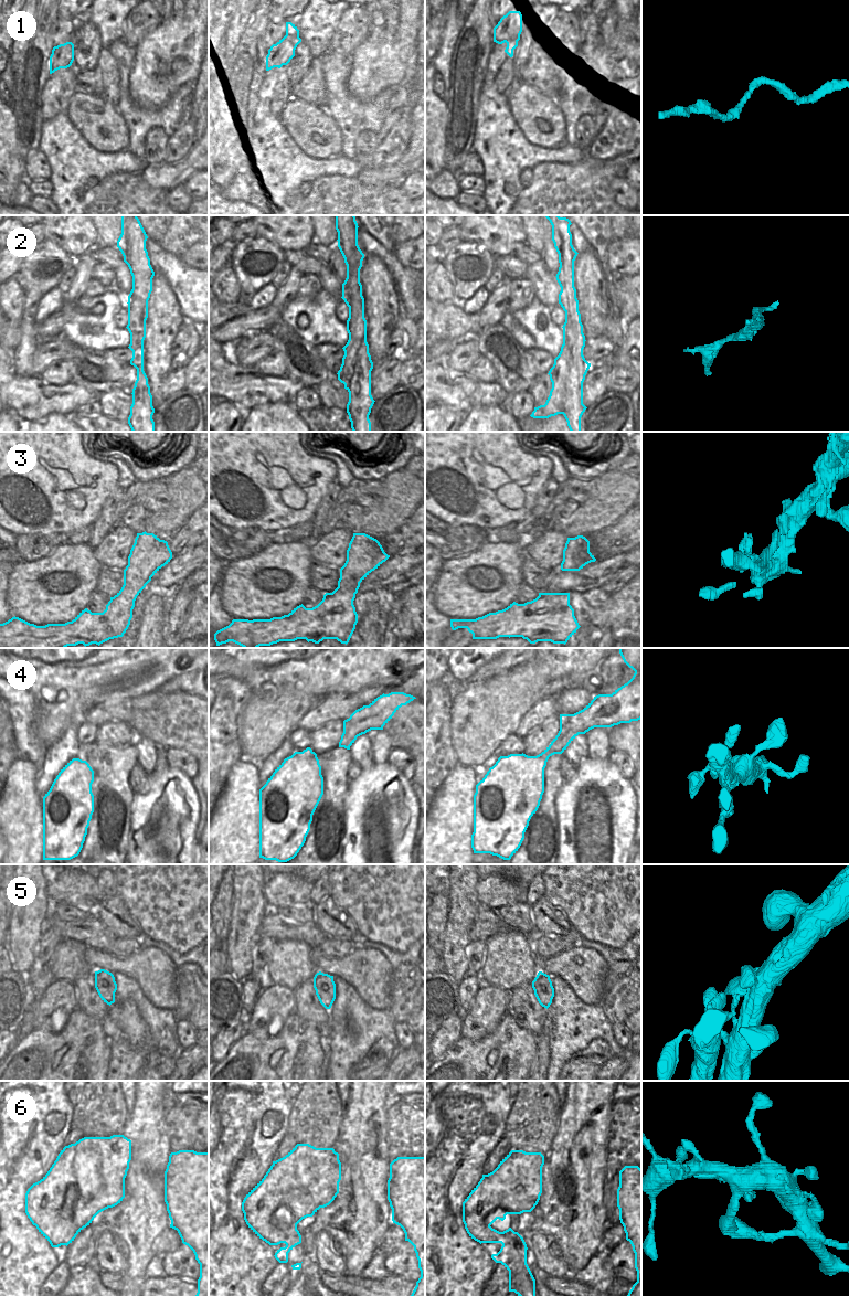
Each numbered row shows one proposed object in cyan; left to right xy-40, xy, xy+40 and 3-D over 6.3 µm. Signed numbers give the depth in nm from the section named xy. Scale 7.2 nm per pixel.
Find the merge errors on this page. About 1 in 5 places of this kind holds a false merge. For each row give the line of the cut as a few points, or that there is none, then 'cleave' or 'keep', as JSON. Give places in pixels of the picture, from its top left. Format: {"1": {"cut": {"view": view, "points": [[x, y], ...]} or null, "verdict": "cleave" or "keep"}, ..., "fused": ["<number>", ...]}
{"1": {"cut": null, "verdict": "keep"}, "2": {"cut": {"view": "xy+40", "points": [[552, 367], [566, 375], [562, 413]]}, "verdict": "cleave"}, "3": {"cut": null, "verdict": "keep"}, "4": {"cut": null, "verdict": "keep"}, "5": {"cut": null, "verdict": "keep"}, "6": {"cut": null, "verdict": "keep"}, "fused": ["2"]}

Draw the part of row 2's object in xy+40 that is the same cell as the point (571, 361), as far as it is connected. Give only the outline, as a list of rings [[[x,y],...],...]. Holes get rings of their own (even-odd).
[[[545,215],[552,225],[552,241],[559,254],[556,280],[561,287],[559,304],[565,311],[563,344],[554,359],[553,369],[567,375],[563,415],[571,432],[581,432],[581,417],[587,408],[583,404],[583,382],[591,367],[584,355],[585,336],[574,287],[574,261],[577,252],[572,245],[571,221],[559,215]]]

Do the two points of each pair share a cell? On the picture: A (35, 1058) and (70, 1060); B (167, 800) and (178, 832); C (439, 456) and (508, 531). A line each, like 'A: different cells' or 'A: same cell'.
A: same cell
B: same cell
C: different cells

